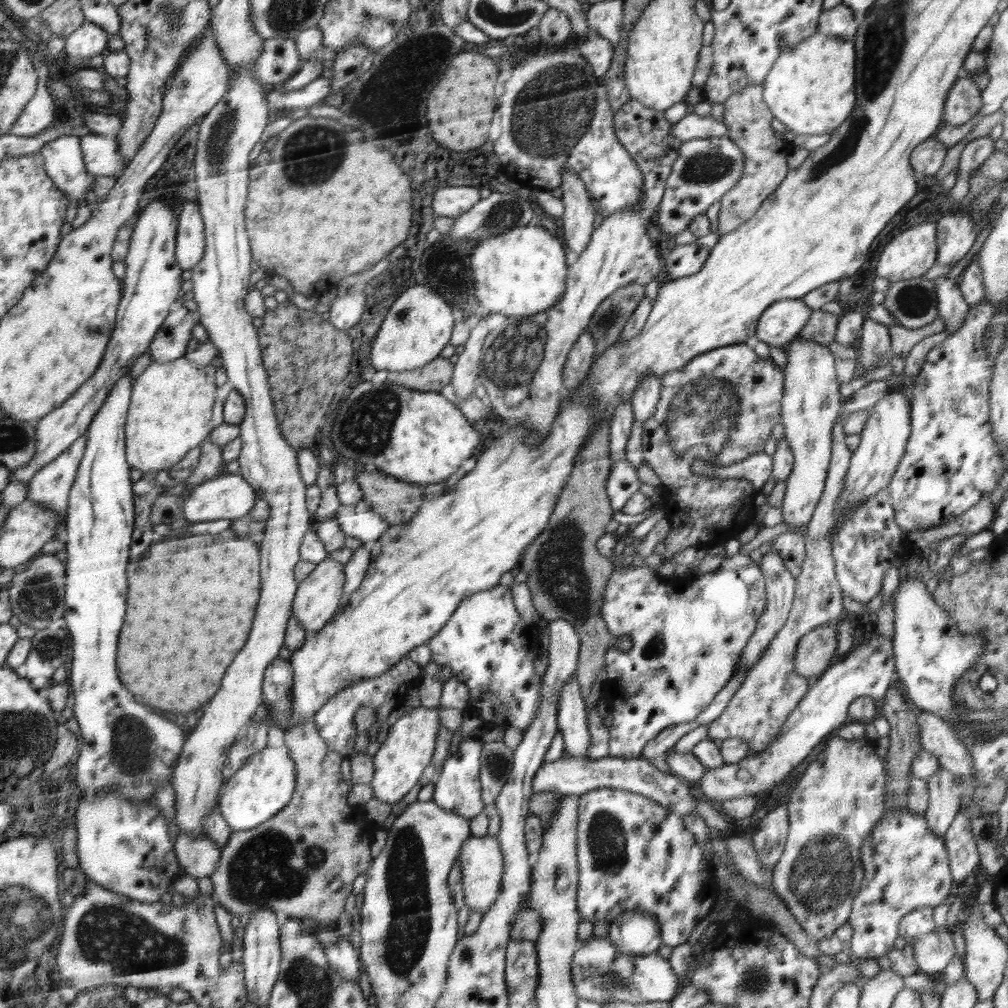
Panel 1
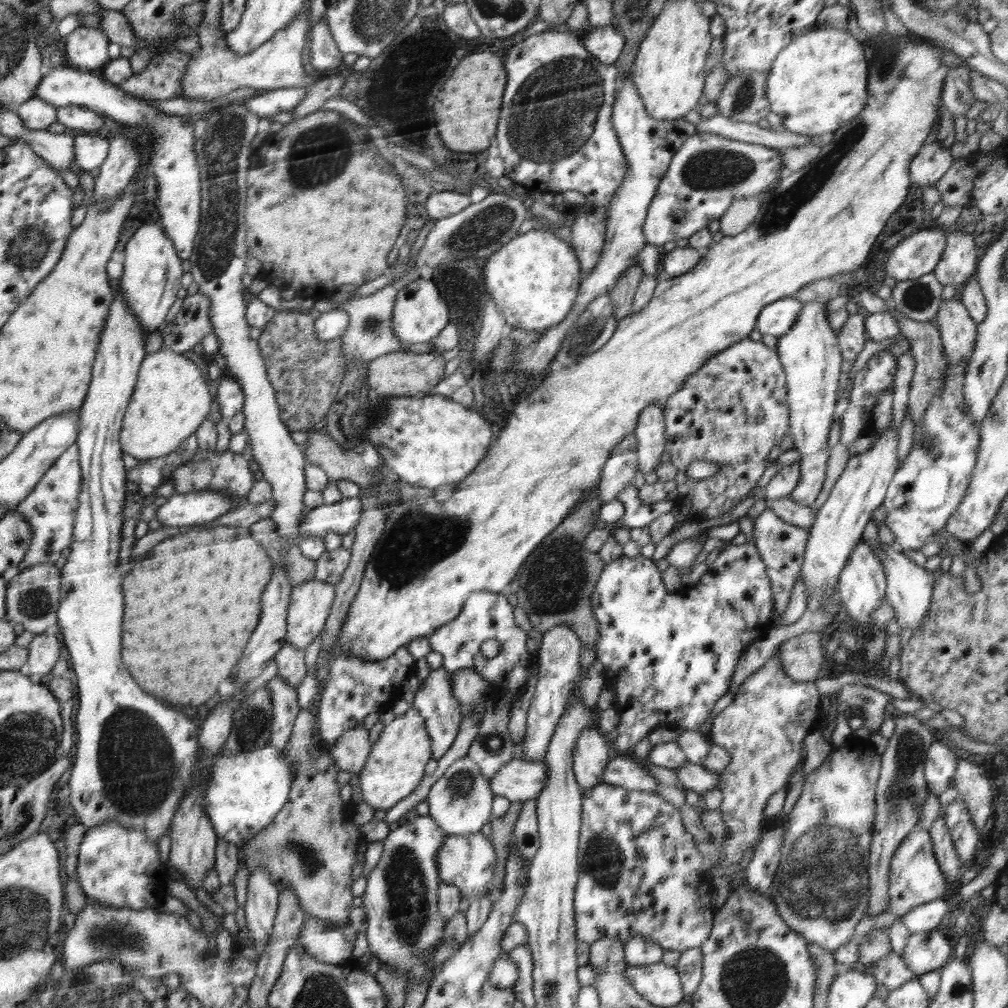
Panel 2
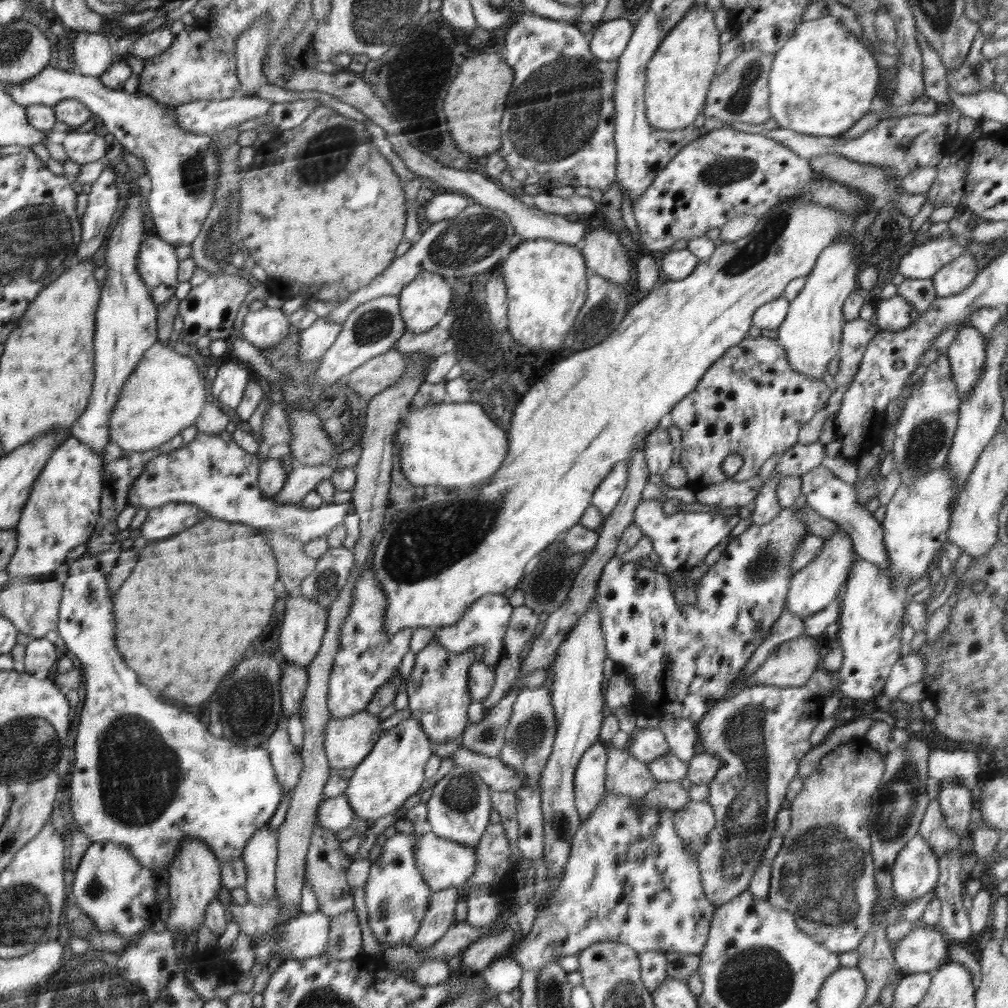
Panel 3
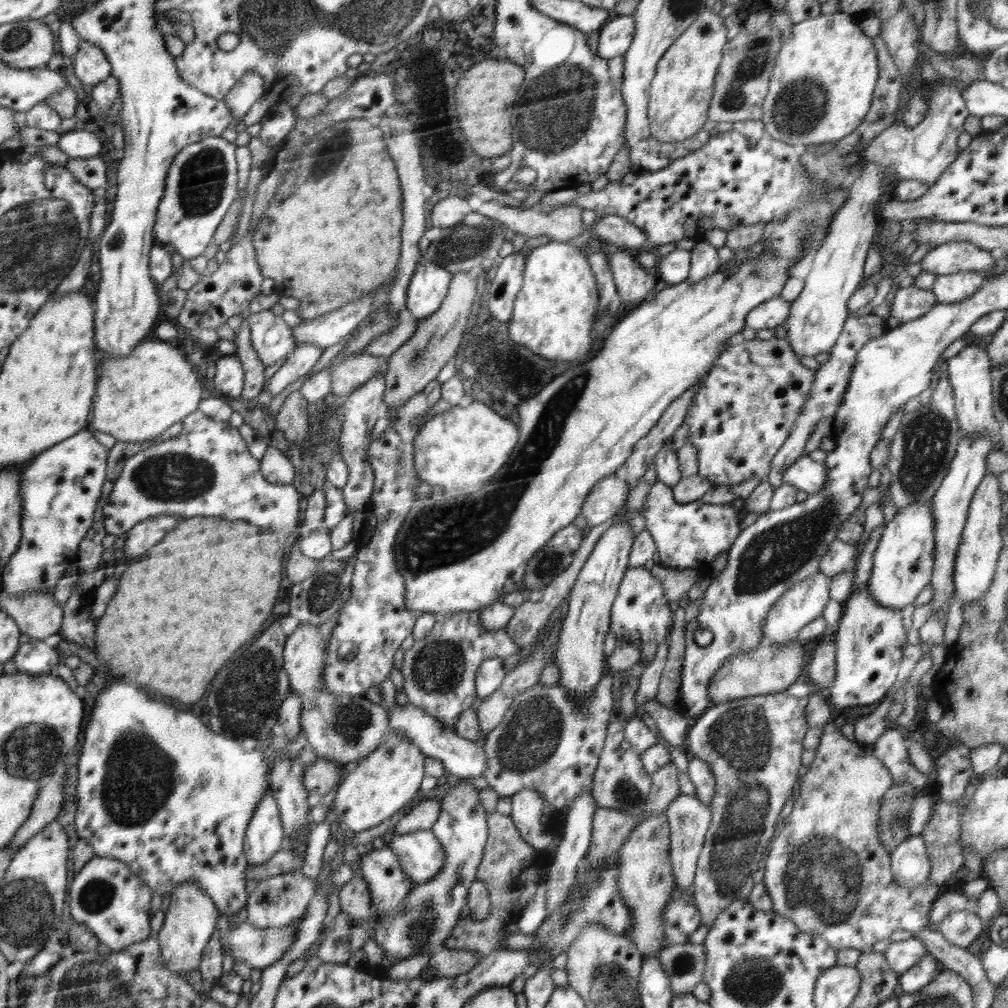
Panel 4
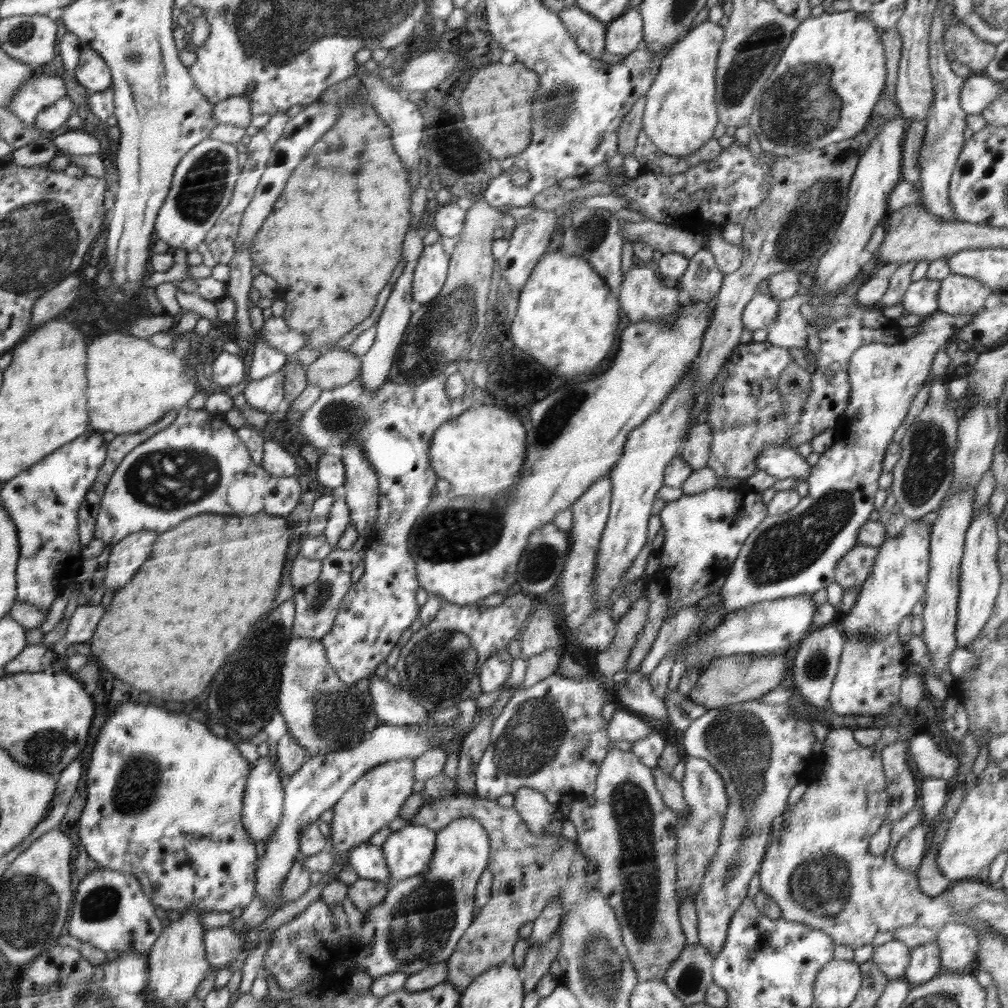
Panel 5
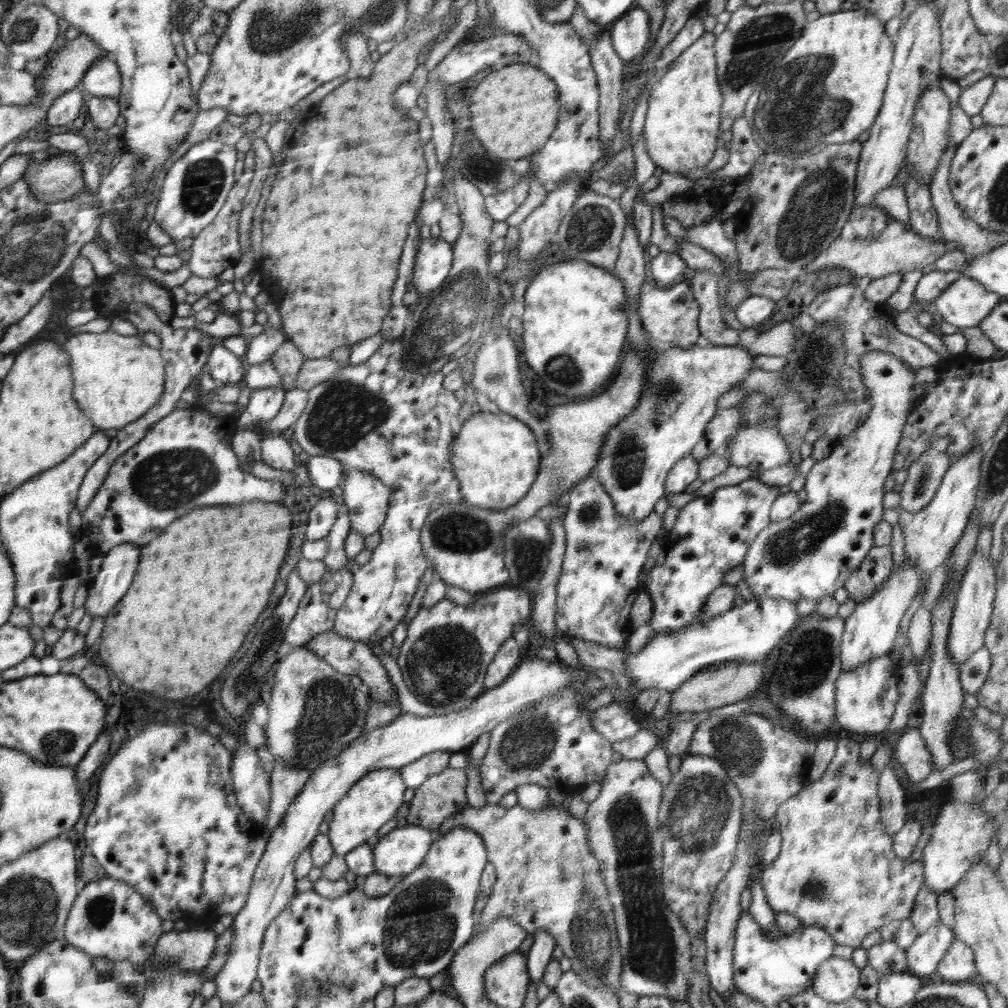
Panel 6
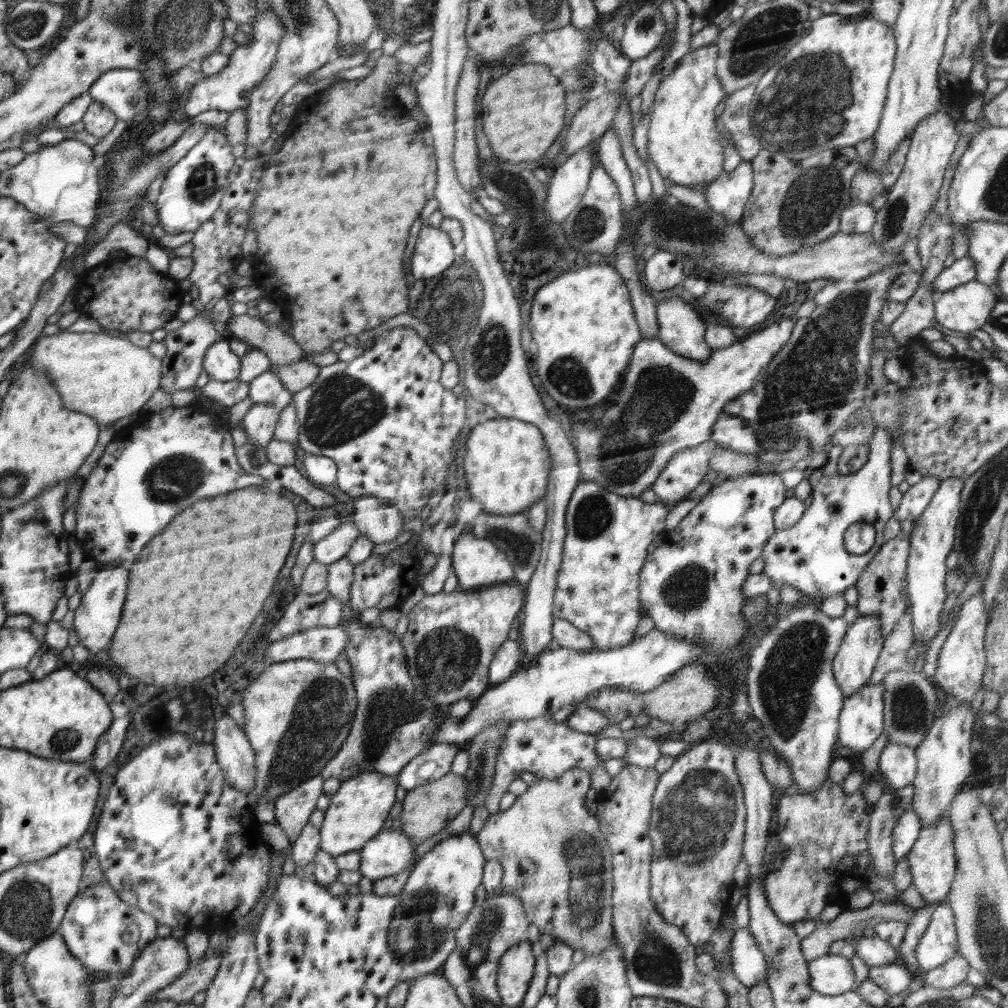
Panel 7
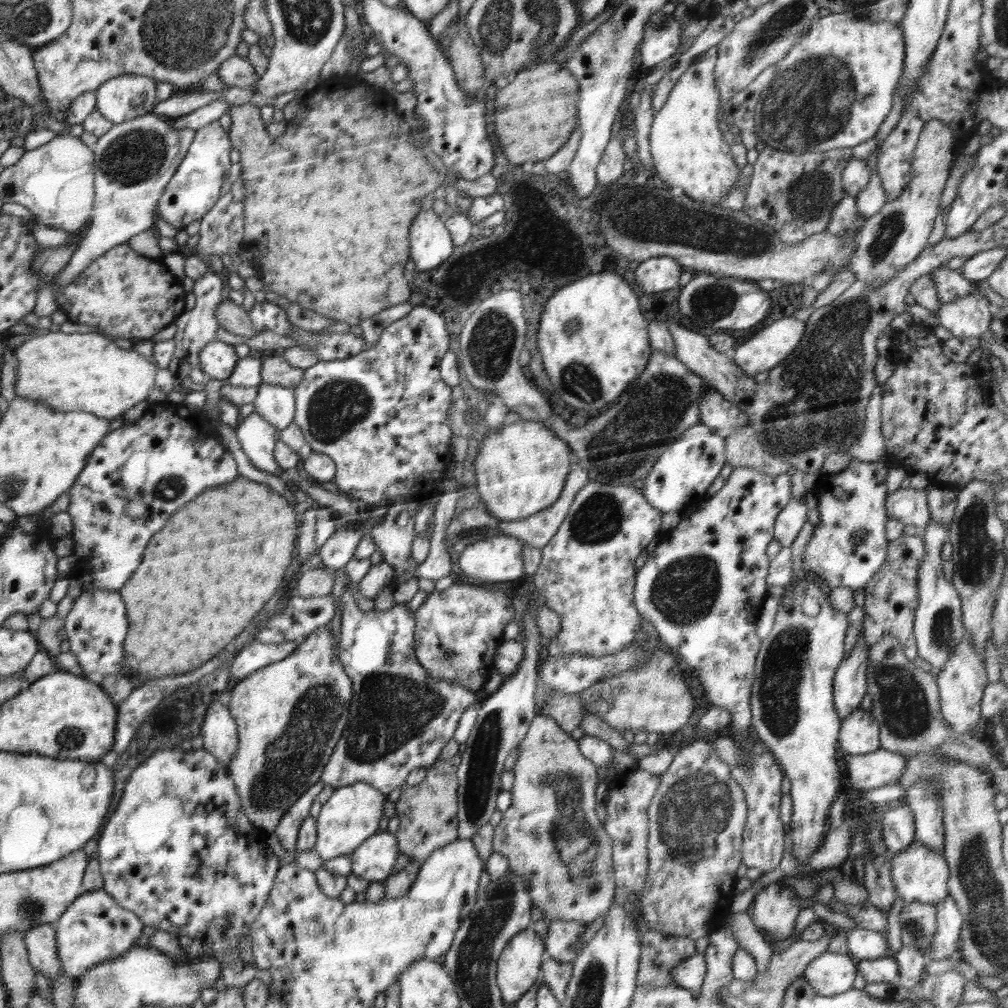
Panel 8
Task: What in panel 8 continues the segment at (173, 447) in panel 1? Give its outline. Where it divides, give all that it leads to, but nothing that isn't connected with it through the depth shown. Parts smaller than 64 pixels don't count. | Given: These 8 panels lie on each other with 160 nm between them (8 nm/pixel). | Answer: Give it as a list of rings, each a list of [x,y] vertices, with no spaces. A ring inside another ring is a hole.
[[[53,328],[48,334],[23,342],[13,351],[18,359],[18,377],[16,377],[15,386],[17,397],[48,404],[49,407],[60,412],[88,410],[96,416],[112,420],[112,418],[119,418],[120,414],[124,414],[138,402],[146,400],[146,396],[152,392],[152,386],[154,386],[157,365],[151,363],[134,348],[120,348],[110,337],[100,333],[66,334]]]

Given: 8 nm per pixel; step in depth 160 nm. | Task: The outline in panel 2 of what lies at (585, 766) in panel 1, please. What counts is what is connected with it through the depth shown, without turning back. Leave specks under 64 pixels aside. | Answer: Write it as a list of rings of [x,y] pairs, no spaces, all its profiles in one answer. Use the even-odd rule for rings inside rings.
[[[620,755],[612,758],[604,767],[601,774],[601,782],[623,786],[628,790],[642,790],[654,793],[659,782],[650,776],[643,767],[642,760]],[[513,758],[507,762],[489,781],[494,796],[503,796],[510,801],[525,801],[537,798],[539,792],[547,783],[547,766],[542,760],[536,762],[524,761],[522,758]]]

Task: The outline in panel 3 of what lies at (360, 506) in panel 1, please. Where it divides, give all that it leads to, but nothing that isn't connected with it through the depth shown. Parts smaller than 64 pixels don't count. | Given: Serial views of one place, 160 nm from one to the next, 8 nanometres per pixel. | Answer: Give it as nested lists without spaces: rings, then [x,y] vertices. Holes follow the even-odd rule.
[[[224,430],[218,435],[208,435],[197,432],[193,442],[173,450],[169,454],[162,454],[148,462],[140,477],[133,478],[134,484],[129,488],[126,506],[134,506],[137,510],[163,507],[166,504],[180,503],[192,504],[200,511],[206,512],[208,517],[227,520],[229,523],[249,524],[258,530],[267,532],[285,533],[293,536],[301,543],[307,543],[321,536],[326,536],[333,528],[344,523],[348,514],[349,504],[322,505],[314,510],[306,509],[297,505],[280,505],[275,497],[268,497],[259,487],[259,472],[262,464],[256,454],[248,453],[235,440],[235,432]]]

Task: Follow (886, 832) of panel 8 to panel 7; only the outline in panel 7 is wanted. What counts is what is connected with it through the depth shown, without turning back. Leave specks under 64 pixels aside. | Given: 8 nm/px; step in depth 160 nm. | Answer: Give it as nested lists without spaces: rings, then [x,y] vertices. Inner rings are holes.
[[[906,810],[898,815],[893,828],[893,855],[901,861],[916,842],[923,827],[922,821],[913,810]]]

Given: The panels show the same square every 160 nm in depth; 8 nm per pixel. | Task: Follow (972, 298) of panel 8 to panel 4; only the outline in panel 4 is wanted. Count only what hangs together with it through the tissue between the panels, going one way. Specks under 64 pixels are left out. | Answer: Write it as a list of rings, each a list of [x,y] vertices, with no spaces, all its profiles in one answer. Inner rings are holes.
[[[976,271],[937,275],[931,291],[935,294],[938,303],[955,303],[978,291],[985,280],[984,273]]]

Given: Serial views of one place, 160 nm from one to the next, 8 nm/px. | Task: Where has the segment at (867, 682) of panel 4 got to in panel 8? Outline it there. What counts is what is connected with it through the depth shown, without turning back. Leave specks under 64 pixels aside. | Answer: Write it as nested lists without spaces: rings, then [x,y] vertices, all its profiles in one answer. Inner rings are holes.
[[[858,707],[849,715],[841,722],[838,735],[840,754],[860,755],[878,750],[881,747],[880,728],[874,720],[873,712]]]

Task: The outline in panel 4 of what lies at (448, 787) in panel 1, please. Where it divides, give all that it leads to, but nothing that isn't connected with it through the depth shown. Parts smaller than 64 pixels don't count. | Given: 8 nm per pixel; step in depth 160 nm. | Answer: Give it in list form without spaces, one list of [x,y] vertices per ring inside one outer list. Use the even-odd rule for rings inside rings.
[[[463,781],[450,786],[439,801],[441,804],[440,814],[432,825],[431,831],[442,845],[445,854],[444,866],[432,879],[413,885],[413,890],[403,900],[395,917],[386,916],[383,923],[375,926],[376,943],[390,959],[396,957],[401,961],[406,960],[408,956],[416,956],[416,954],[432,956],[438,950],[444,949],[444,942],[448,940],[448,936],[452,936],[452,930],[458,926],[458,922],[466,919],[465,906],[468,889],[475,880],[476,870],[478,870],[488,840],[487,814],[482,808],[479,790],[468,782]]]

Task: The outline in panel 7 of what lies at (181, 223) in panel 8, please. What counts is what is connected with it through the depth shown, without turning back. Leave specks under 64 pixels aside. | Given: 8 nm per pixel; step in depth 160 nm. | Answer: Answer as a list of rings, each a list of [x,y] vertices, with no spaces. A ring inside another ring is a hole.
[[[210,125],[204,140],[188,151],[188,156],[180,159],[180,164],[167,172],[161,186],[160,195],[155,202],[160,226],[170,235],[178,235],[195,230],[210,220],[220,206],[220,198],[224,196],[224,188],[228,186],[228,174],[234,156],[232,146],[228,144],[226,135],[215,126]]]

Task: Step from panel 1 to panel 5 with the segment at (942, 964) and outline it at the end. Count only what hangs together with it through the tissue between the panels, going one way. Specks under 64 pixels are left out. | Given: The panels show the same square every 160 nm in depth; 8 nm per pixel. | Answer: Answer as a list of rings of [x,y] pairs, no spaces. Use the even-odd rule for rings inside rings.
[[[894,939],[874,949],[872,962],[880,967],[889,980],[904,978],[910,961],[910,952],[911,949],[904,942]]]

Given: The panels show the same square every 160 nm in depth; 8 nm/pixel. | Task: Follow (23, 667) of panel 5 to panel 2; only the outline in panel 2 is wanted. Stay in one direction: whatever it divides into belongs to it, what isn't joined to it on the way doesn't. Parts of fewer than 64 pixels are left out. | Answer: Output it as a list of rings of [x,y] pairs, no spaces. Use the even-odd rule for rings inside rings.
[[[52,626],[42,634],[33,635],[33,640],[27,646],[29,653],[24,671],[32,681],[48,684],[53,679],[51,672],[62,652],[62,643],[56,636],[58,632],[61,632],[59,627]]]

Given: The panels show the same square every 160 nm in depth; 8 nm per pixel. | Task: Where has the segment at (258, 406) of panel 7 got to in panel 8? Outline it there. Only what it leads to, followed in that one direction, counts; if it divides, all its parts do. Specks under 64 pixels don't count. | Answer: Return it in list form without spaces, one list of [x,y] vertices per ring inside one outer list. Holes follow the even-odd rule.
[[[253,412],[240,419],[235,431],[244,454],[256,469],[283,477],[285,470],[275,460],[275,445],[280,442],[280,431],[275,425]]]

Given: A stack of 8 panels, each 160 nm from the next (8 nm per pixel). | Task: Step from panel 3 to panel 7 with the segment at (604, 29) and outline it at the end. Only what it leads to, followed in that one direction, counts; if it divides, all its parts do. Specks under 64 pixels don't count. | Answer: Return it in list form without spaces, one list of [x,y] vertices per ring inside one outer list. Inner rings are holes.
[[[652,3],[642,6],[634,11],[626,28],[623,28],[619,50],[632,61],[643,59],[659,47],[666,32],[668,30],[660,9]]]

